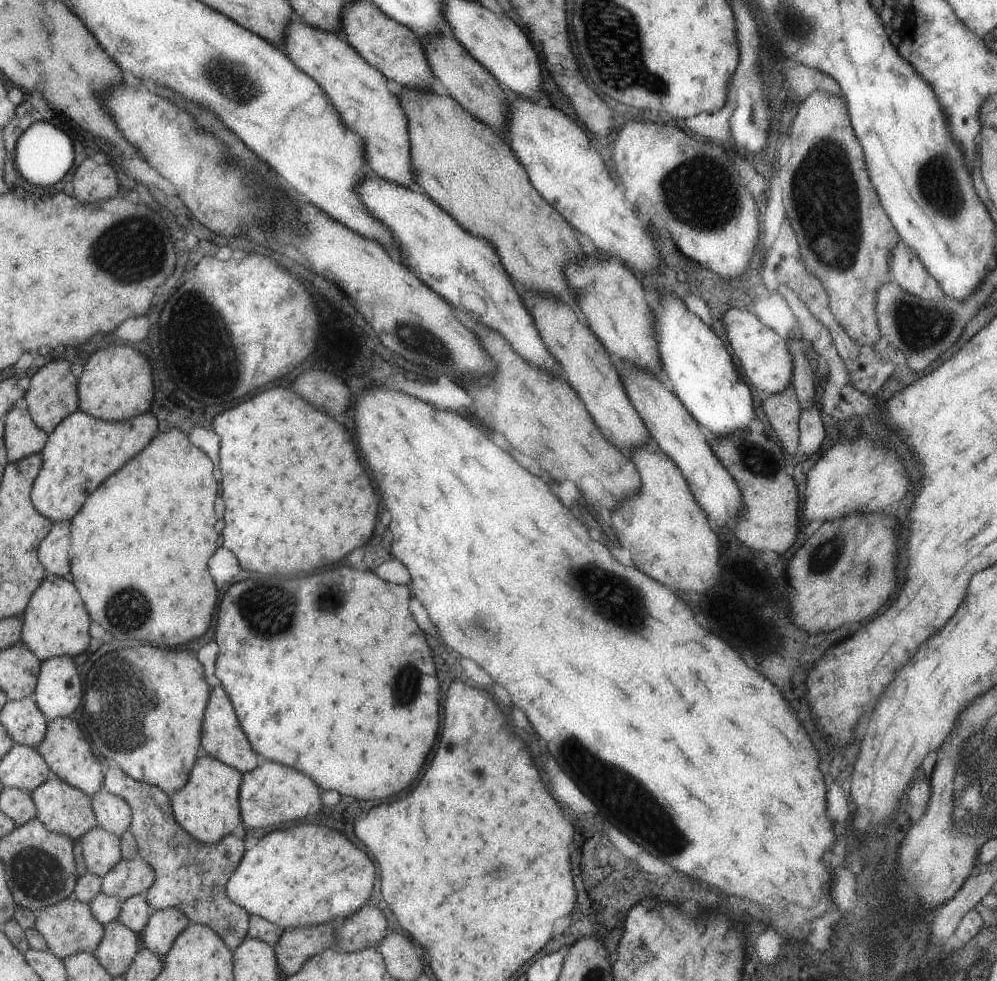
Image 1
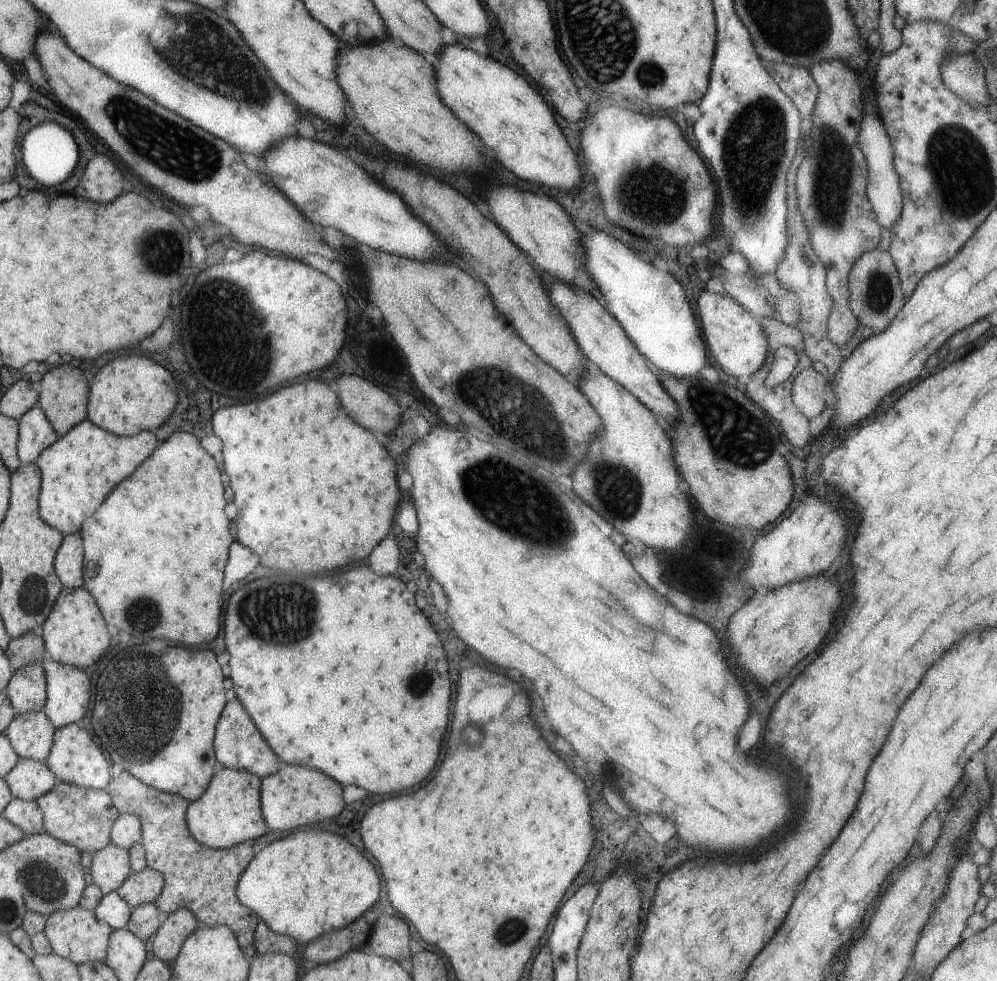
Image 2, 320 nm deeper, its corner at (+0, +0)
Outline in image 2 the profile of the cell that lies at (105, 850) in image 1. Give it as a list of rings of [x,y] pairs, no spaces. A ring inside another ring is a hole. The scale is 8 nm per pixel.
[[[109,843],[92,853],[90,875],[103,894],[116,891],[131,873],[128,850]]]

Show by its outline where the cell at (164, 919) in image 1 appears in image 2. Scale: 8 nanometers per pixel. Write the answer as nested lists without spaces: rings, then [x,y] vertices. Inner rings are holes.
[[[183,907],[162,916],[159,928],[151,940],[151,950],[153,950],[154,956],[170,965],[177,958],[187,935],[190,935],[199,926],[195,915]]]

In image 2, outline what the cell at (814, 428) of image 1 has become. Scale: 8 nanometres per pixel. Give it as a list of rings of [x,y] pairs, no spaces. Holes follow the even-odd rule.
[[[807,367],[801,370],[791,383],[793,404],[808,421],[826,406],[823,402],[823,388],[827,382],[825,375],[816,372],[813,367]]]

